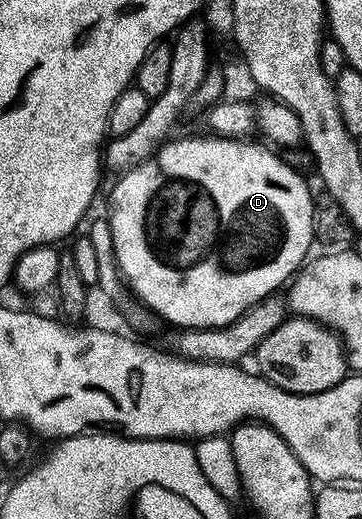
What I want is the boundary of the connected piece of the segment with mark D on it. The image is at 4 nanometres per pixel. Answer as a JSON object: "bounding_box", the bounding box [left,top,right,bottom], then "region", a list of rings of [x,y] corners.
{"bounding_box":[110,133,315,329],"region":[[[213,133],[194,135],[191,139],[171,138],[149,159],[136,167],[127,170],[122,179],[110,191],[110,220],[112,245],[115,261],[125,286],[134,290],[141,306],[147,312],[153,313],[159,319],[167,319],[175,323],[178,329],[226,327],[235,322],[247,310],[256,306],[263,299],[275,294],[278,286],[289,284],[292,276],[307,262],[311,254],[310,245],[315,242],[313,231],[313,194],[312,187],[306,184],[306,179],[290,163],[285,163],[279,152],[265,142],[249,143],[249,138],[227,139]]]}

